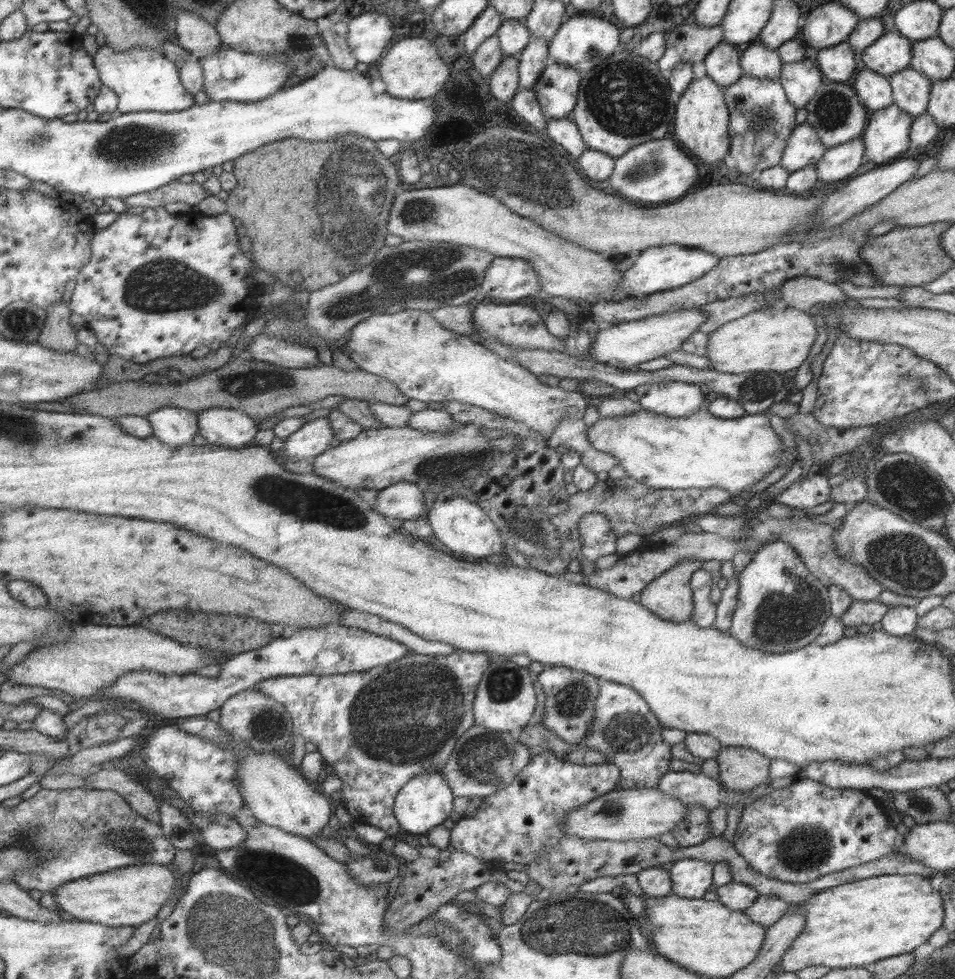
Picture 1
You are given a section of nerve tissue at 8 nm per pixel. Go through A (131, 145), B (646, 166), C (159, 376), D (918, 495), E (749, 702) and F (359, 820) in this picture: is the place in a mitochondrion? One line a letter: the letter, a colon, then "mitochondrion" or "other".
A: mitochondrion
B: mitochondrion
C: other
D: mitochondrion
E: other
F: other

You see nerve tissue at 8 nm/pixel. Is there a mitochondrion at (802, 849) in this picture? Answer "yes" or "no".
yes

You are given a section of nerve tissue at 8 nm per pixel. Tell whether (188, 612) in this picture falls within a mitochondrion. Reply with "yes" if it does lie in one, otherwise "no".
no

